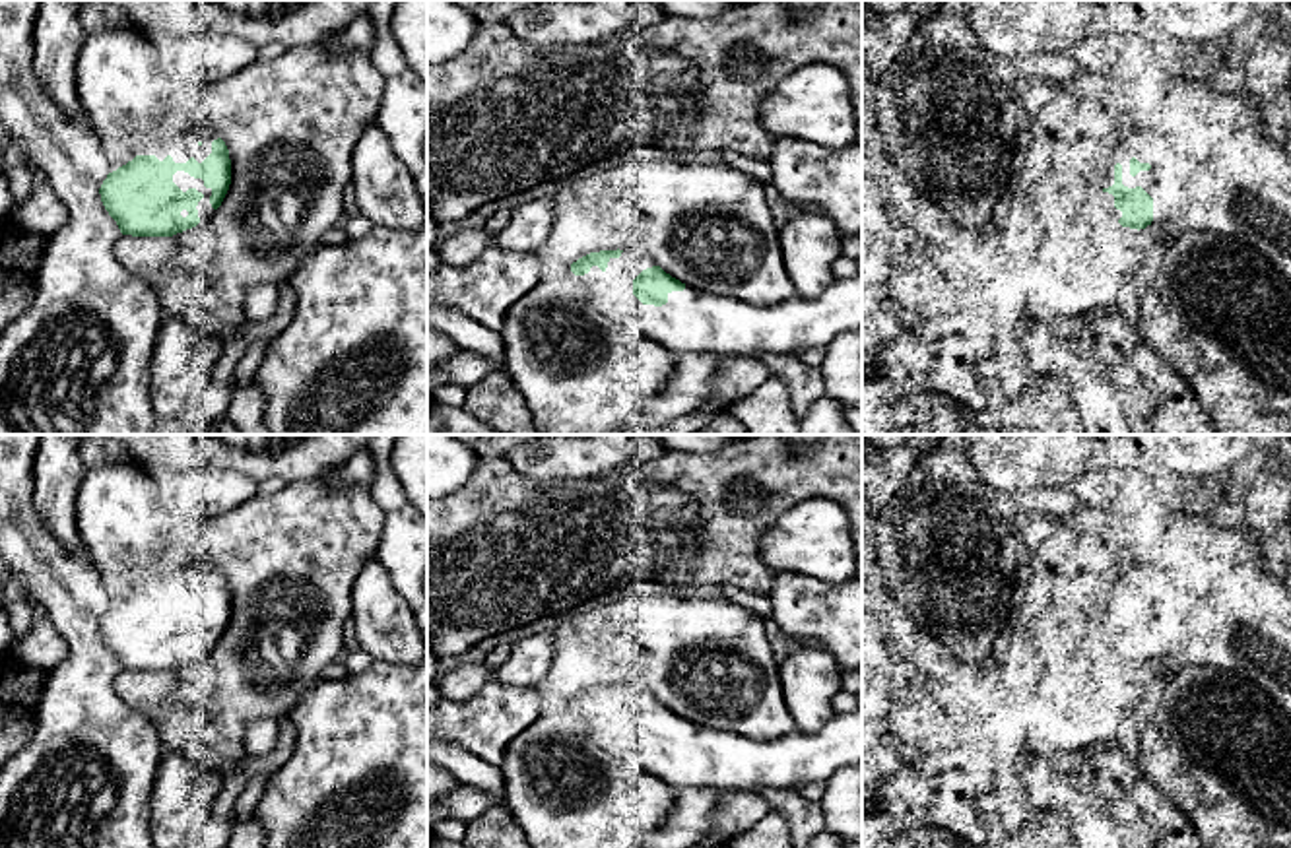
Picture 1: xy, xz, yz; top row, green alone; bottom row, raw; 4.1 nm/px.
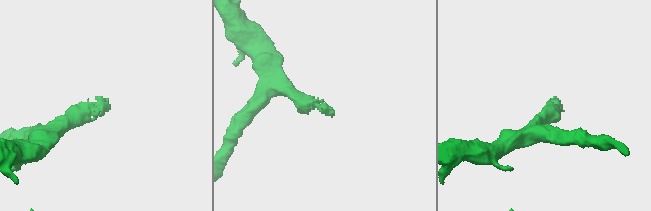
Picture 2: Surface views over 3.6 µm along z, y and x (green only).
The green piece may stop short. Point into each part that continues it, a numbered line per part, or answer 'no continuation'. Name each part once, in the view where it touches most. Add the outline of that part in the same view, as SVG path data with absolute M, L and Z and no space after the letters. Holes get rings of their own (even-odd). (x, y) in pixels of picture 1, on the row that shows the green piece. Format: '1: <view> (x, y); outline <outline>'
1: yz (1167, 181); outline M1138 126L1112 149L1103 188L1114 184L1114 165L1122 165L1122 184L1142 186L1153 198L1153 221L1145 227L1157 233L1178 233L1176 215L1188 194L1194 165L1180 140L1167 140L1151 128ZM1130 159L1149 163L1149 171L1130 175Z

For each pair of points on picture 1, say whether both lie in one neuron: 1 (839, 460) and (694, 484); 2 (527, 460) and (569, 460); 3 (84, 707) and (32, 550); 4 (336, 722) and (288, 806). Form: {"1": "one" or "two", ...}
{"1": "one", "2": "one", "3": "one", "4": "one"}

